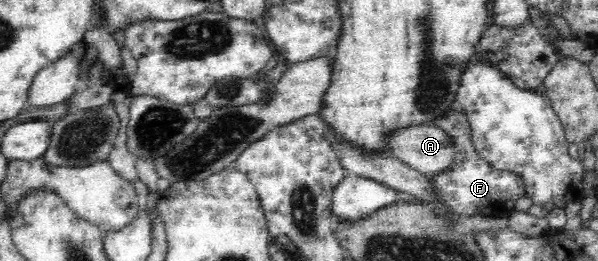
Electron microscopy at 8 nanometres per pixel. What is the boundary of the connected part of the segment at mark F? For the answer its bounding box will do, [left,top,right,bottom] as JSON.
[433,110,524,217]

